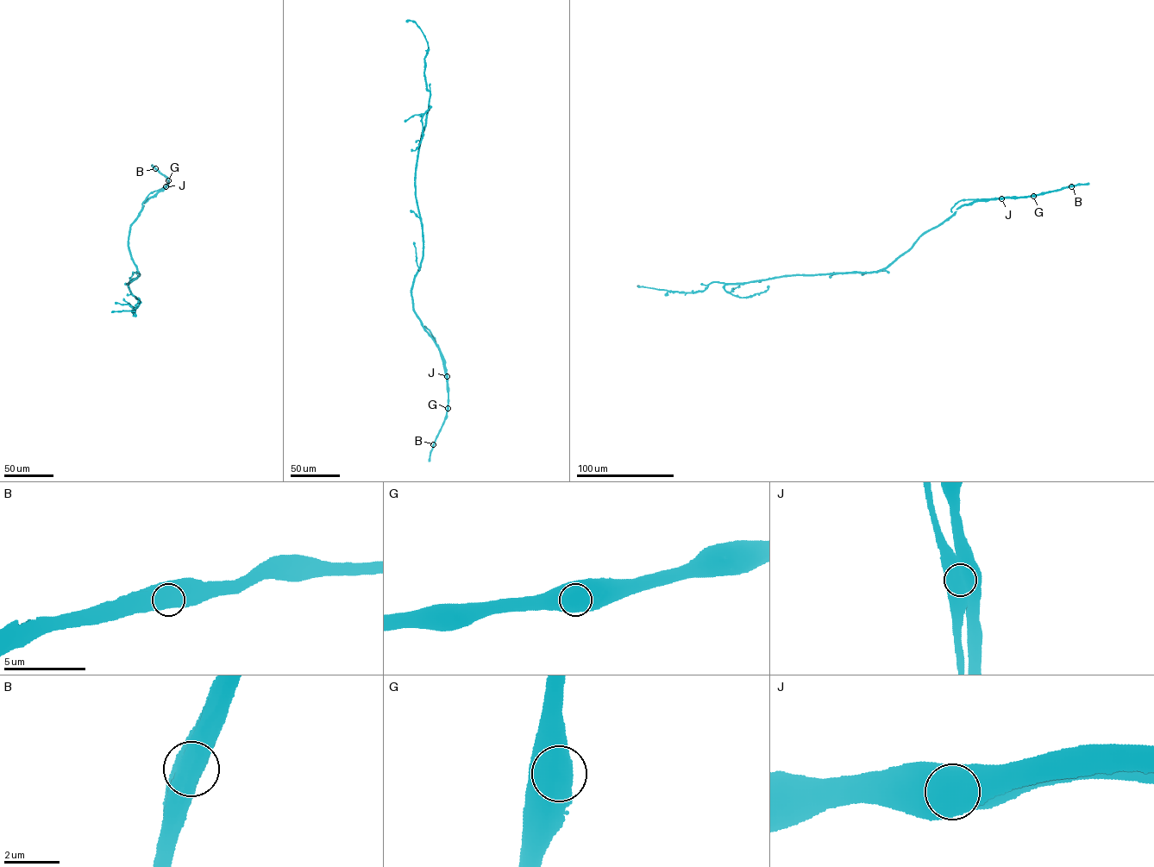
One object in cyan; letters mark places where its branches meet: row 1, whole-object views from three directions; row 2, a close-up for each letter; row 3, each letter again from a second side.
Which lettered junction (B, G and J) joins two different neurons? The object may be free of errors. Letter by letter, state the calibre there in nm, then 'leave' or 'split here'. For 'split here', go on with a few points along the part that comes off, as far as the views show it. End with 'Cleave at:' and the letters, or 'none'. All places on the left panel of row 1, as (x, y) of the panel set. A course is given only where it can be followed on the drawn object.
B: 950 nm thick; leave
G: 1050 nm thick; leave
J: 1150 nm thick; split here; foreign part runs (166, 186), (151, 192), (142, 207)
Cleave at: J

